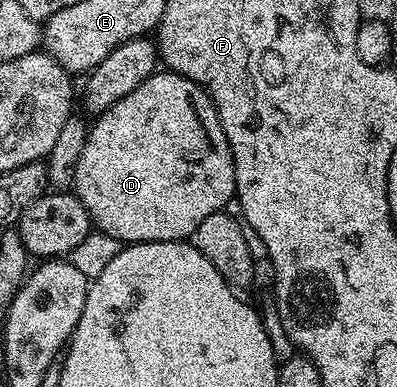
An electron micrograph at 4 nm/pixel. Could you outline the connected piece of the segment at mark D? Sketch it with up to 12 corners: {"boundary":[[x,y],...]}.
{"boundary":[[168,69],[96,116],[72,190],[123,245],[234,202],[212,97]]}

